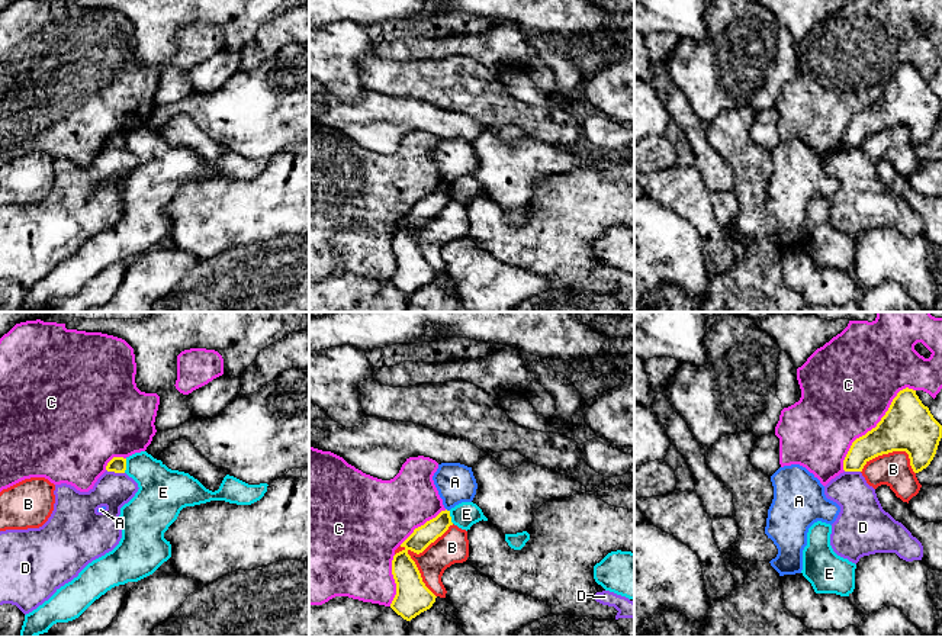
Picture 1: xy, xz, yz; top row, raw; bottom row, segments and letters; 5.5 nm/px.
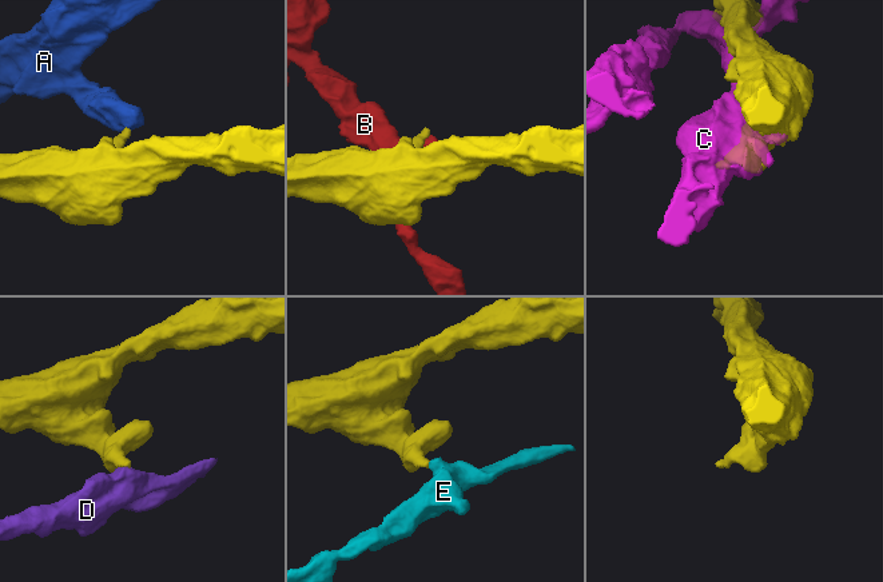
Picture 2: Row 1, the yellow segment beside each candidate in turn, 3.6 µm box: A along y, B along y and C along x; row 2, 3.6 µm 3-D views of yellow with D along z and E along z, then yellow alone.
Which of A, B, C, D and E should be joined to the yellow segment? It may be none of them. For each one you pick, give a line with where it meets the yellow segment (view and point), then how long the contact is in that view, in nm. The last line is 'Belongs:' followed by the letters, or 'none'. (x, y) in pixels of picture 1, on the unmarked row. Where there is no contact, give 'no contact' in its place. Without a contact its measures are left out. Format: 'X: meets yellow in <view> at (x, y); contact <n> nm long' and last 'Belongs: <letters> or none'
Belongs: none

